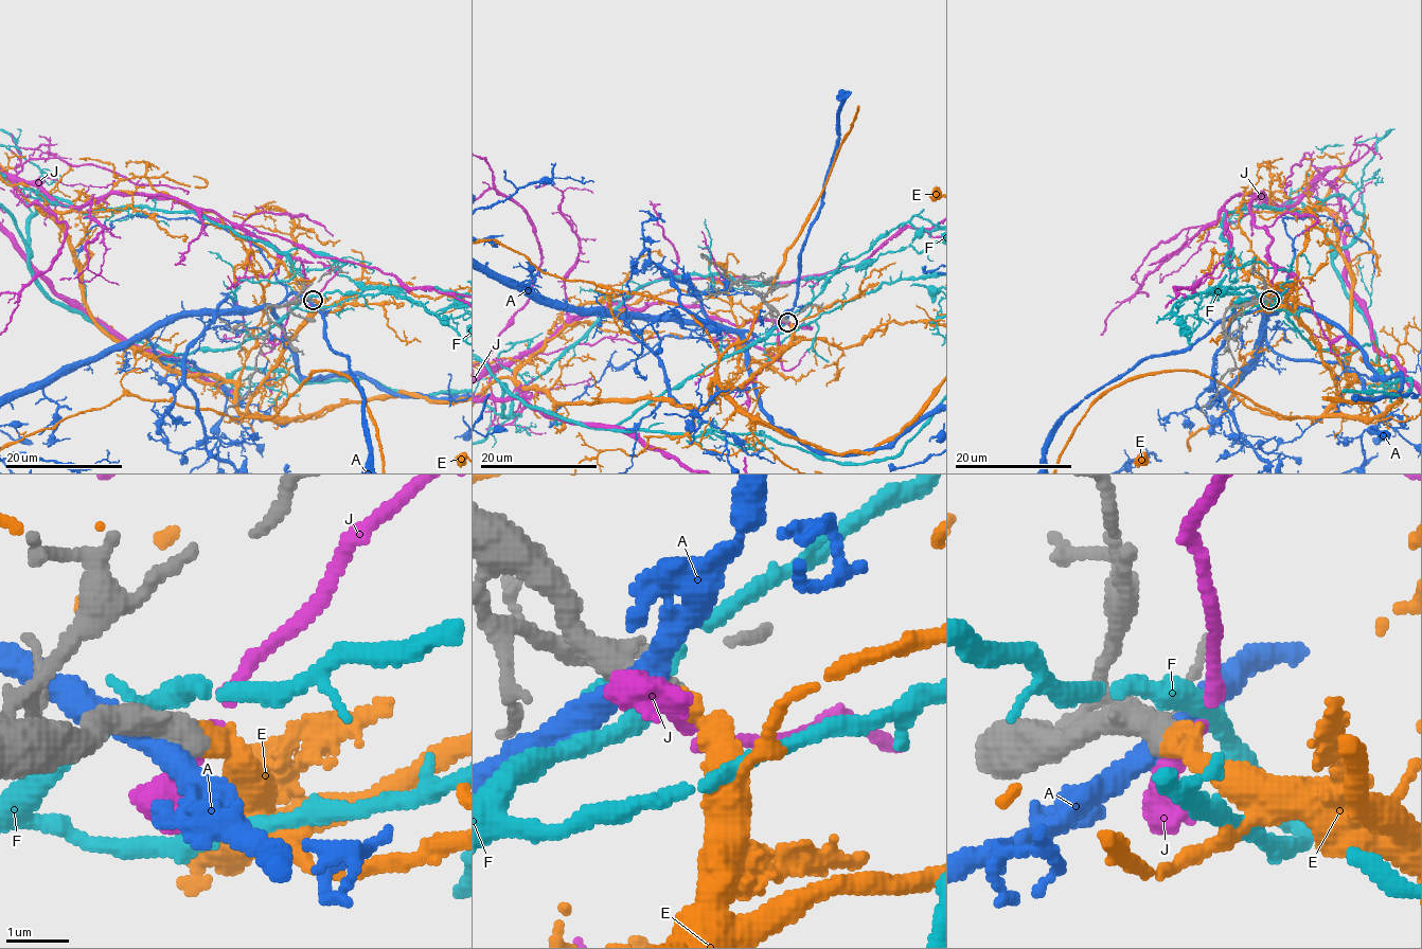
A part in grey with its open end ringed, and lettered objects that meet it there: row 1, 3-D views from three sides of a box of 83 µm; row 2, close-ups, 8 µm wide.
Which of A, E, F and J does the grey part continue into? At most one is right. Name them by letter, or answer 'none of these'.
E

